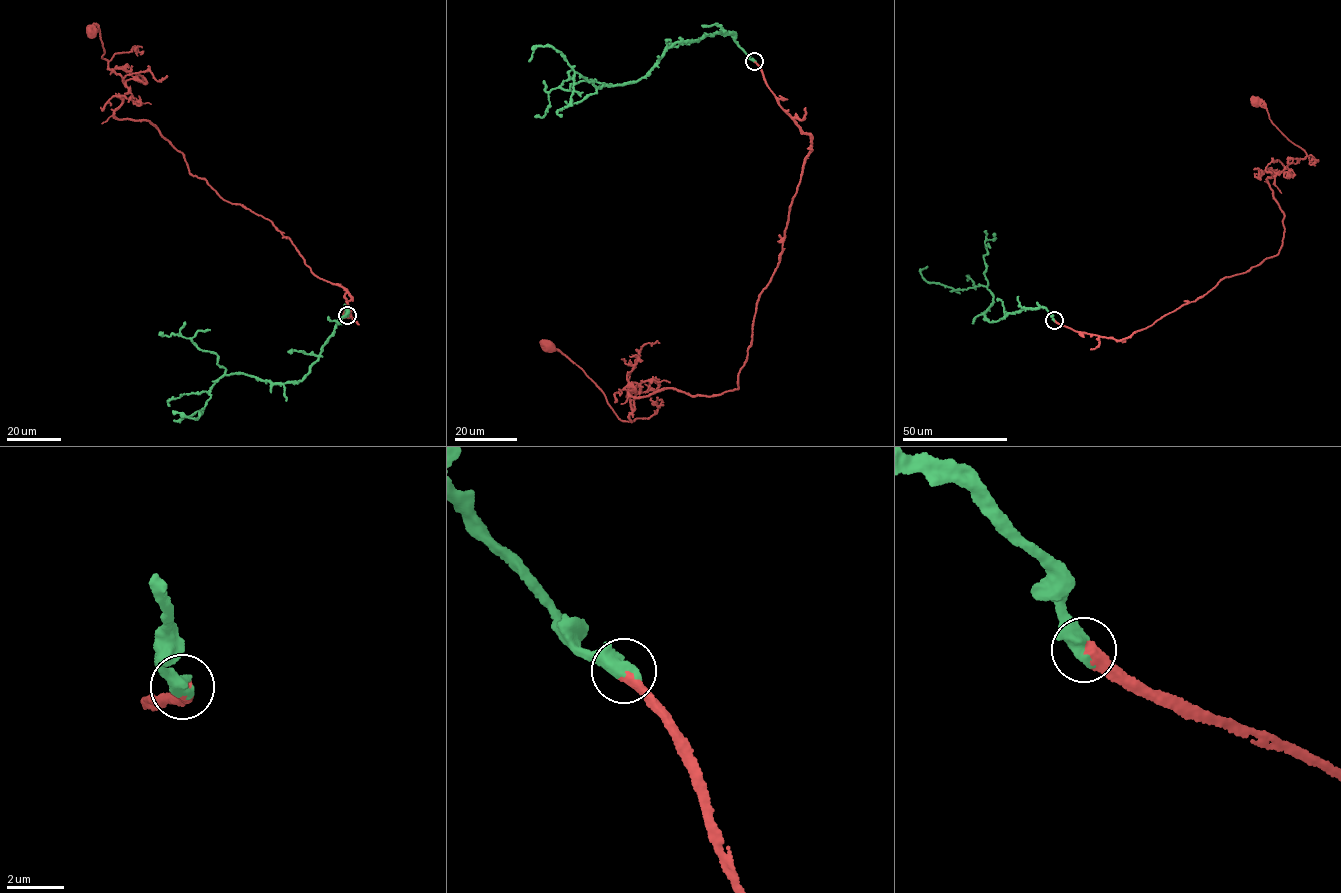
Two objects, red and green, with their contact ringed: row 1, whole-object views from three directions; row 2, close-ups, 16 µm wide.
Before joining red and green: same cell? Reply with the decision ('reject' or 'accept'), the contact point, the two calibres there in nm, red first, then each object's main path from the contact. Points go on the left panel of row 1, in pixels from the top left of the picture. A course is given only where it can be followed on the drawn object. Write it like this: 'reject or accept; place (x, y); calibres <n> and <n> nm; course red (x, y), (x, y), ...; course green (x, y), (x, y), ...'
accept; place (347, 315); calibres 500 and 600 nm; course red (347, 315), (345, 290), (269, 220), (193, 175), (157, 127), (114, 115), (128, 88), (90, 32); course green (347, 315), (345, 307), (346, 315), (303, 379), (221, 376), (196, 419), (172, 411)

